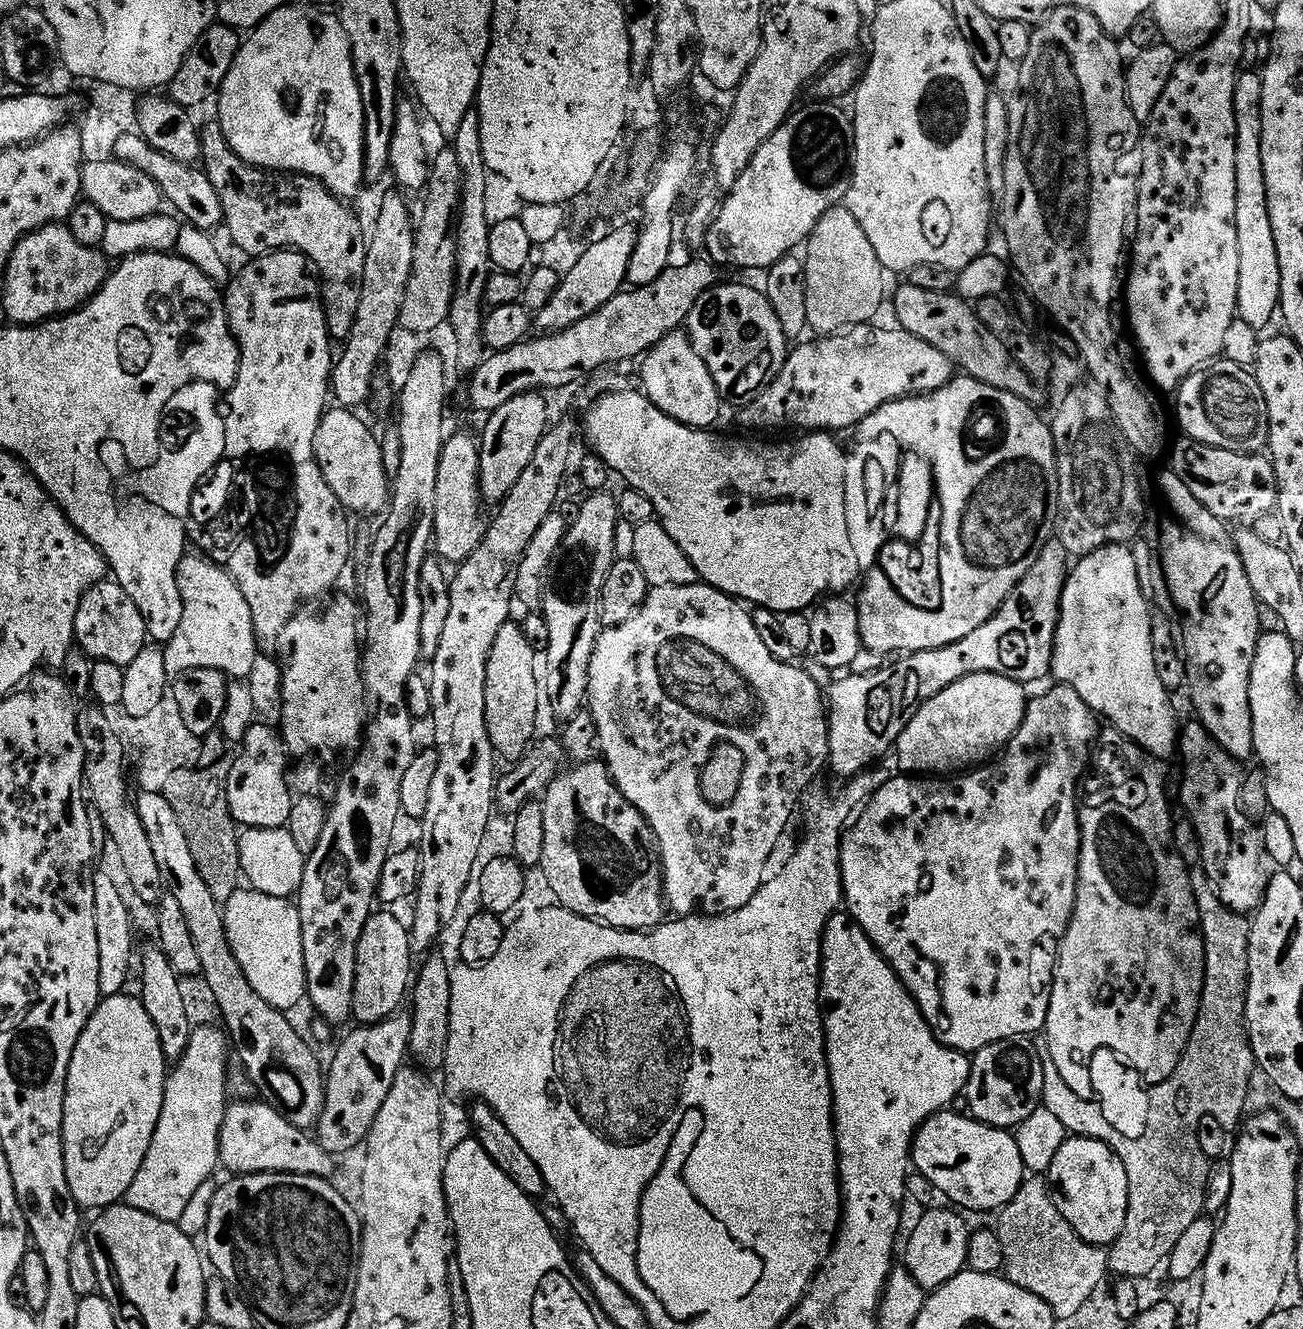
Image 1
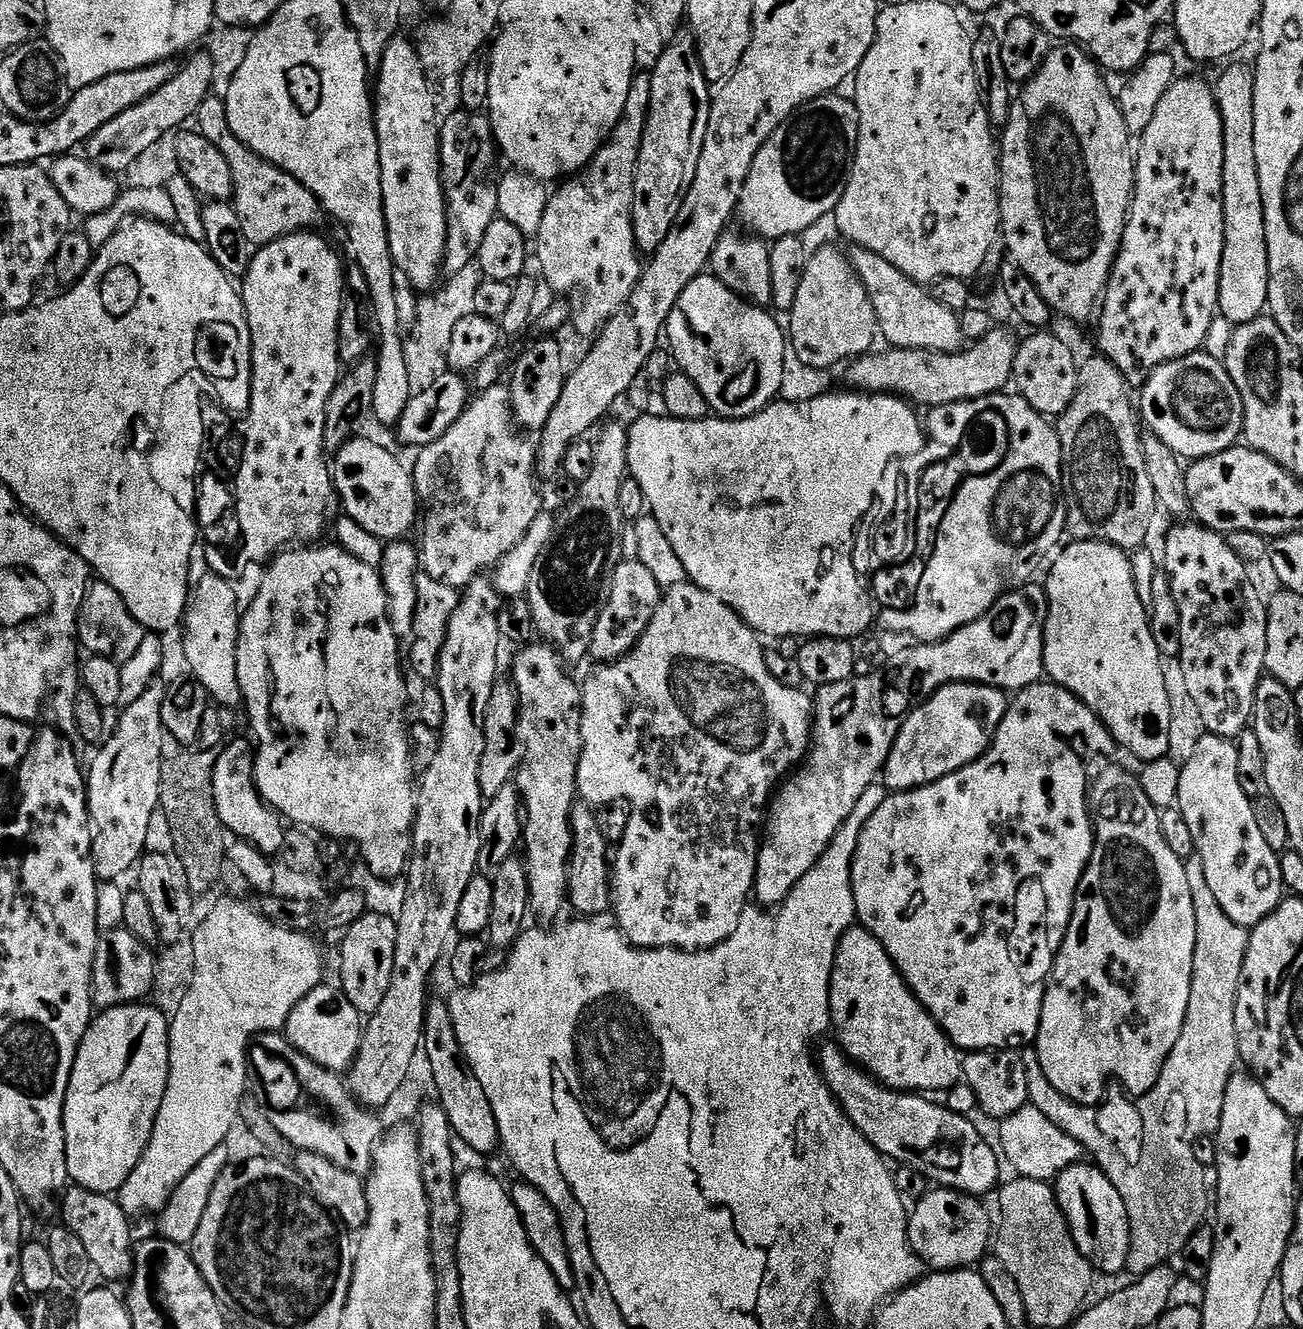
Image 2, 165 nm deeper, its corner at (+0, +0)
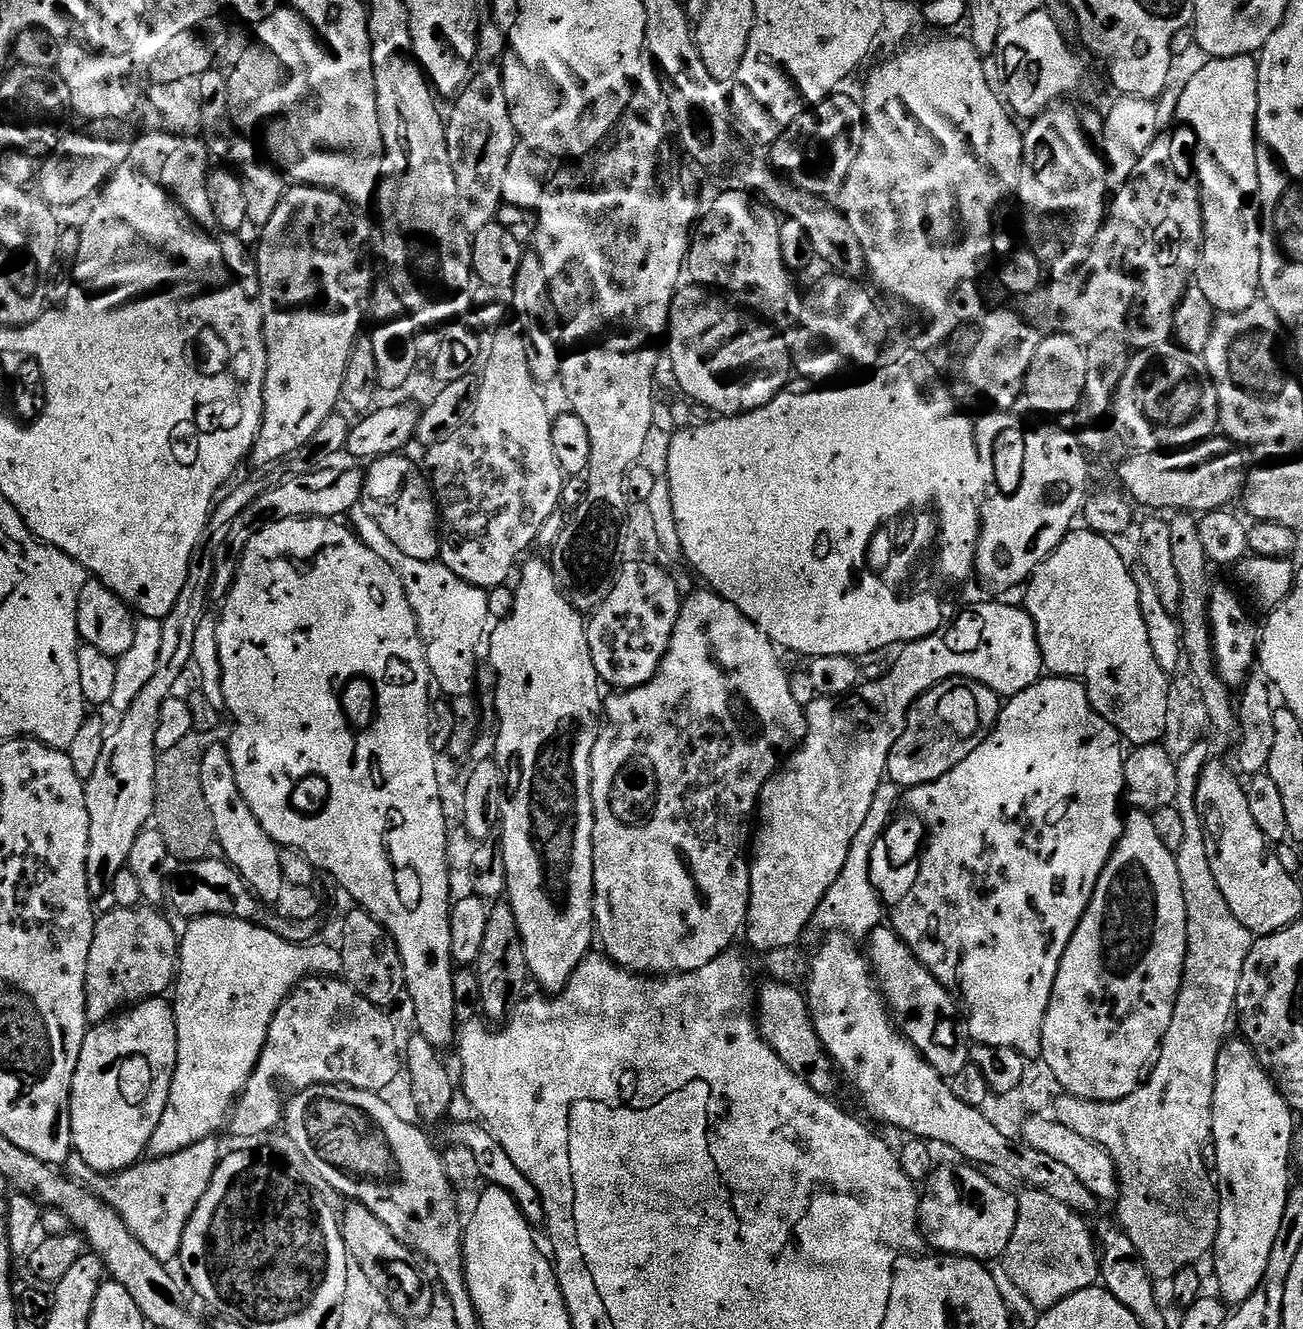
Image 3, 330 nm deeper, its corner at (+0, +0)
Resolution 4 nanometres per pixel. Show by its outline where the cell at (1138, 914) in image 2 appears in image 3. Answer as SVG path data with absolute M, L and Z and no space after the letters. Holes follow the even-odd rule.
M1139 810L1127 813L1124 821L1124 833L1116 844L1115 851L1108 859L1108 865L1098 878L1098 886L1092 895L1090 906L1078 922L1078 930L1074 930L1074 938L1066 946L1066 954L1060 963L1058 978L1054 982L1054 990L1050 998L1050 1006L1046 1010L1046 1018L1042 1022L1042 1046L1040 1056L1058 1078L1061 1089L1067 1095L1082 1100L1121 1100L1134 1094L1151 1069L1155 1059L1160 1055L1160 1043L1164 1040L1166 1030L1170 1030L1170 1018L1174 1018L1174 1006L1178 1002L1178 994L1184 977L1184 967L1188 957L1188 939L1186 938L1186 898L1182 898L1182 878L1178 878L1178 866L1175 855L1166 846L1162 846L1162 838L1154 831L1151 815Z

